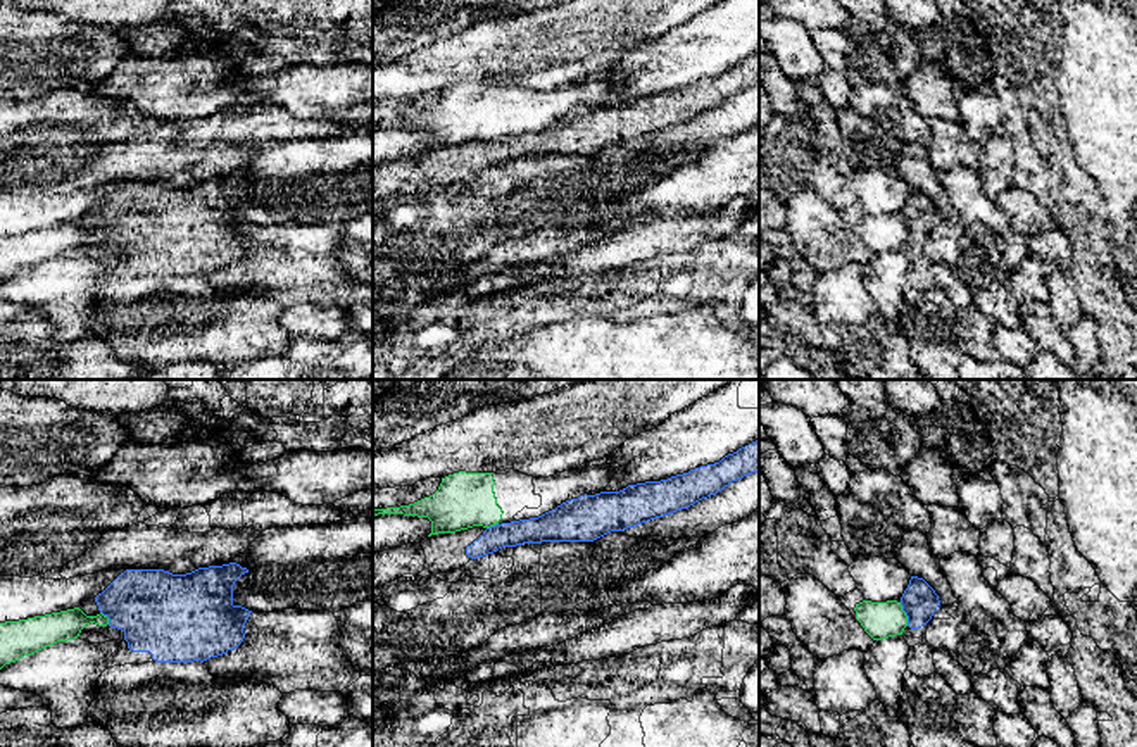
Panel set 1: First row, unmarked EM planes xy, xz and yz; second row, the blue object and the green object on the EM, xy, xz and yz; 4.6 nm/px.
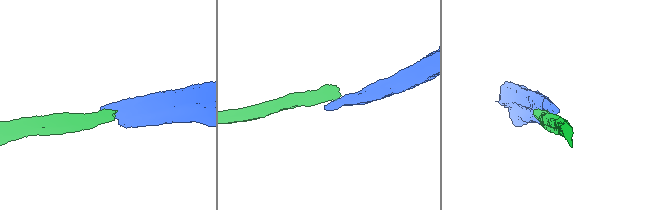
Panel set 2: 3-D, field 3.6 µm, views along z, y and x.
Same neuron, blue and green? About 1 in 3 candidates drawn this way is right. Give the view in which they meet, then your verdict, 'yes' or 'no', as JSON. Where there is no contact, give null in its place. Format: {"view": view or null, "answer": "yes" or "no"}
{"view": "yz", "answer": "no"}

